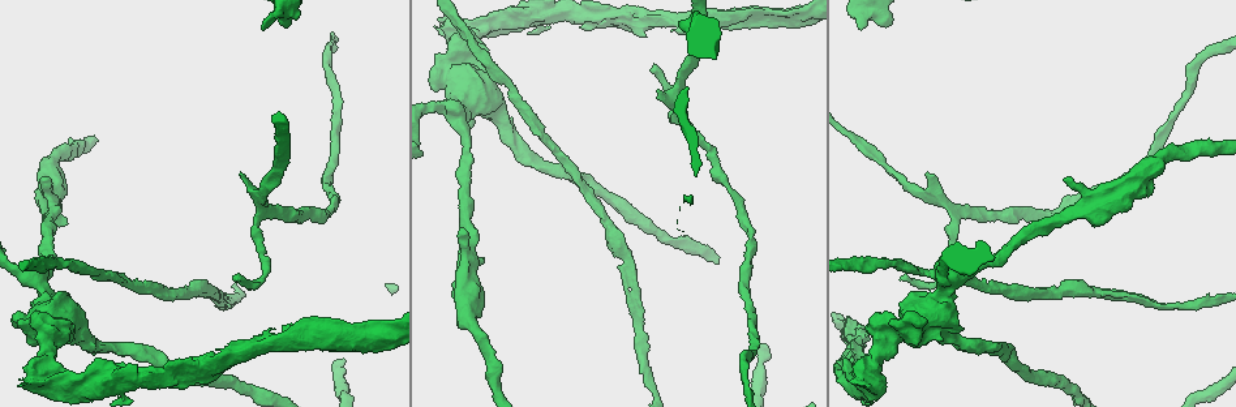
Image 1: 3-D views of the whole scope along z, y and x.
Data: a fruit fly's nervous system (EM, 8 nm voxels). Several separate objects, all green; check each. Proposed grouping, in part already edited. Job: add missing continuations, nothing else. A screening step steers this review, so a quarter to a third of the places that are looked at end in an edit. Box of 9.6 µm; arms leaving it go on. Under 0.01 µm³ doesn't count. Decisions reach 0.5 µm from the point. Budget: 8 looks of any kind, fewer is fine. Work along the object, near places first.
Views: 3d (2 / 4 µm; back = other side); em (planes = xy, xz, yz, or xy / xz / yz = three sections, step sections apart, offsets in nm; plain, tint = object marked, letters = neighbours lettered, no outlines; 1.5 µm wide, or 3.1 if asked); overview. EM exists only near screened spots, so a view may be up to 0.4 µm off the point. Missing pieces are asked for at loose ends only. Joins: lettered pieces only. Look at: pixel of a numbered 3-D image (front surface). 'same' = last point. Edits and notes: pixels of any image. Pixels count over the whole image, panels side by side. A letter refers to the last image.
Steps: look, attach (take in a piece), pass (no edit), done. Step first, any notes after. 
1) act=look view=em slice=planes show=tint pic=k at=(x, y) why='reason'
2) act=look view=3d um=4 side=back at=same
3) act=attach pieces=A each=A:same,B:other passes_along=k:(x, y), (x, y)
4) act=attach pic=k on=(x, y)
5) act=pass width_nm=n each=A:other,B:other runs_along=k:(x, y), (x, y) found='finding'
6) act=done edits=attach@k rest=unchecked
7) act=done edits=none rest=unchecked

act=look view=em slice=planes show=letters pic=1 at=(17, 324) why='stops while still wide'

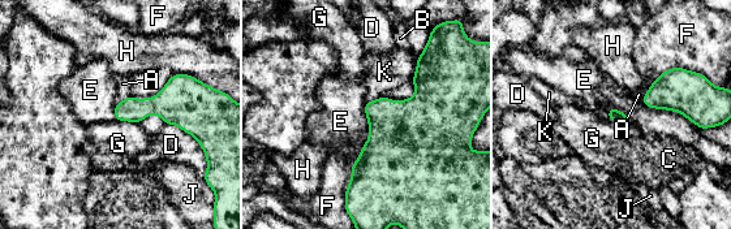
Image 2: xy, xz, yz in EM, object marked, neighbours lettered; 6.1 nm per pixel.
act=pass longest_contact=E:400nm each=A:other,B:other,C:other,D:other,E:other,F:other,G:other,H:other,J:other,K:other border=2:(366, 103), (368, 141), (351, 165) found='no lettered piece goes on from it'

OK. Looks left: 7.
act=look view=em slice=planes show=plain pic=1 at=(234, 279) why='tapers out'

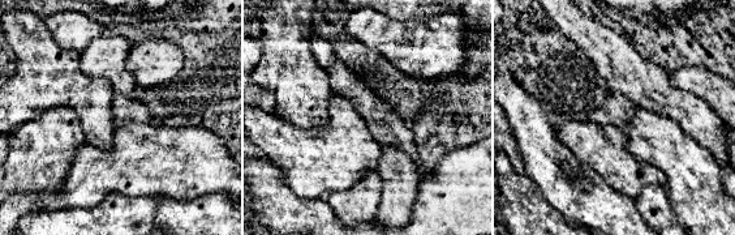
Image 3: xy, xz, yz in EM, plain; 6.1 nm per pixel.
act=look view=em slice=planes show=tint at=same

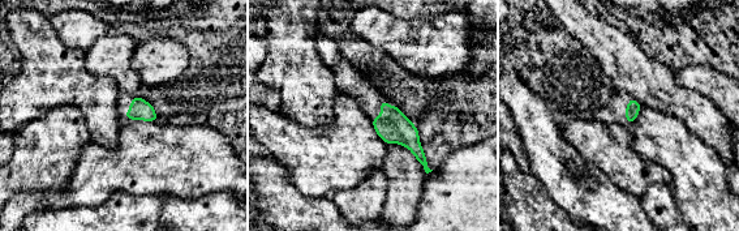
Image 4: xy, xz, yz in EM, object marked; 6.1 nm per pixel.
act=look view=em slice=planes show=letters at=same why='what lies round it'

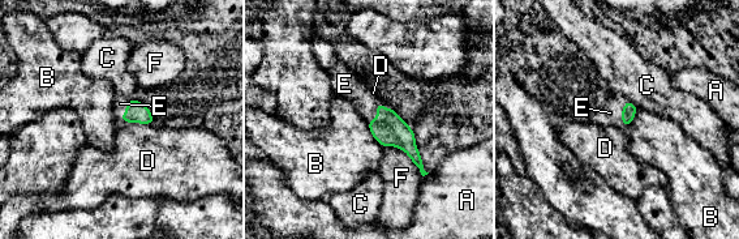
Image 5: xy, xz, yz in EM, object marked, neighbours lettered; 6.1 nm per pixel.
act=attach pieces=E each=A:other,B:other,C:other,D:other,E:same,F:other passes_along=5:(136, 112), (125, 112), (120, 103) found='it goes on there'

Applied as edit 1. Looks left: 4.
act=look view=3d um=4 pic=1 at=(858, 26) why='an open end'

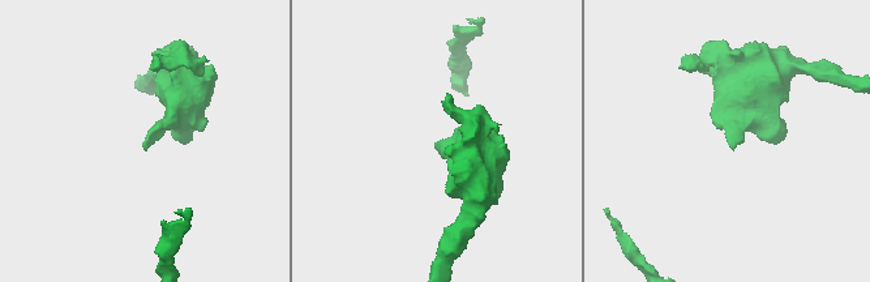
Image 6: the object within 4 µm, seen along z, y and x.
act=look view=em slice=yz step=4 show=tint pic=6 at=(730, 145)

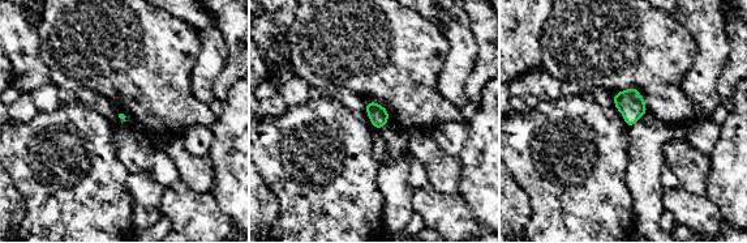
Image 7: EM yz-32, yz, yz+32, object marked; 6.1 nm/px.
act=look view=em slice=planes show=letters at=same why='cut it another way'

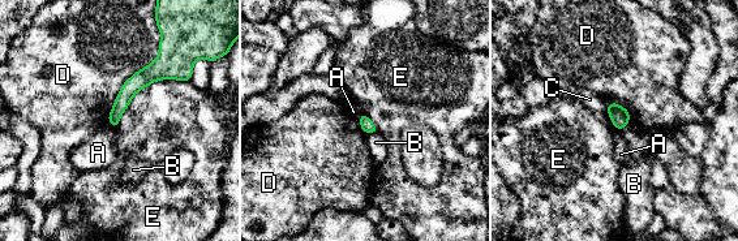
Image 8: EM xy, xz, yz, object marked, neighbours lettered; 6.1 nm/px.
act=pass each=A:other,B:other,C:other,D:other,E:other border=8:(189, 80), (142, 87), (115, 128) found='none of them fits'

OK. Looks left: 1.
act=done edits=attach@5 rest=unchecked

